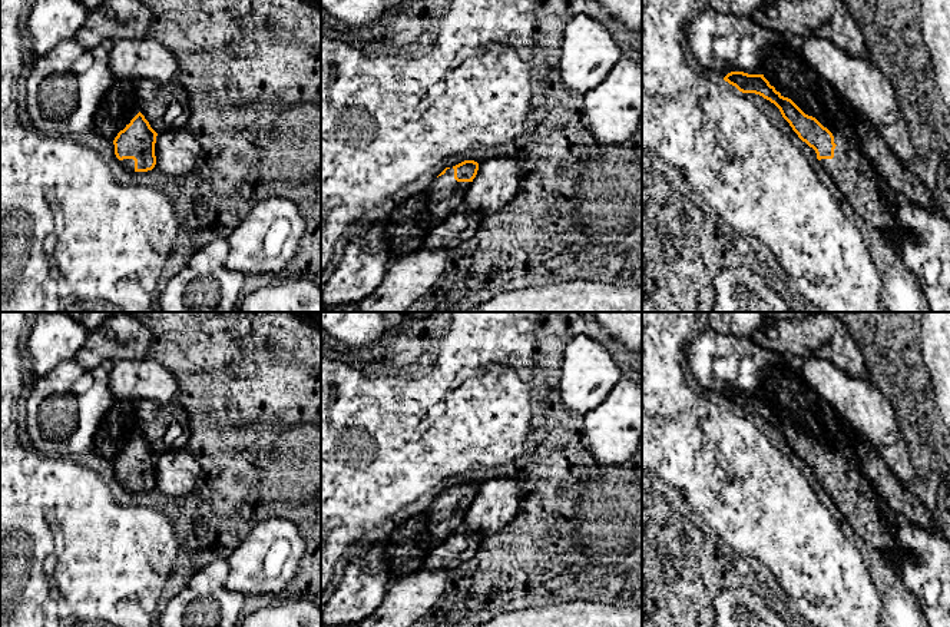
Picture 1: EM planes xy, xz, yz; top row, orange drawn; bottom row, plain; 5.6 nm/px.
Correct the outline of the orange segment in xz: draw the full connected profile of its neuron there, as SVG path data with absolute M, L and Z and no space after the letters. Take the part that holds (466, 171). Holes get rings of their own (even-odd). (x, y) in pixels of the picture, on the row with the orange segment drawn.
M464 160L456 166L446 167L433 180L426 195L437 222L441 222L461 208L477 170L477 162Z

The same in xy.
M139 112L113 140L115 155L126 172L148 172L156 165L158 133Z

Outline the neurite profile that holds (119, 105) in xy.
M113 79L97 106L92 120L92 130L113 142L117 133L139 112L136 82Z

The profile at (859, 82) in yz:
M817 36L801 39L800 47L804 62L830 83L843 102L871 123L901 162L917 159L917 147L896 90L870 59L851 56Z

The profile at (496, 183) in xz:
M517 155L484 157L479 163L461 209L486 216L506 208L519 192L520 178Z

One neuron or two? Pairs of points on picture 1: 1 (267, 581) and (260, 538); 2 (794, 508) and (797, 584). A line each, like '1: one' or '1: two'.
1: one
2: one

